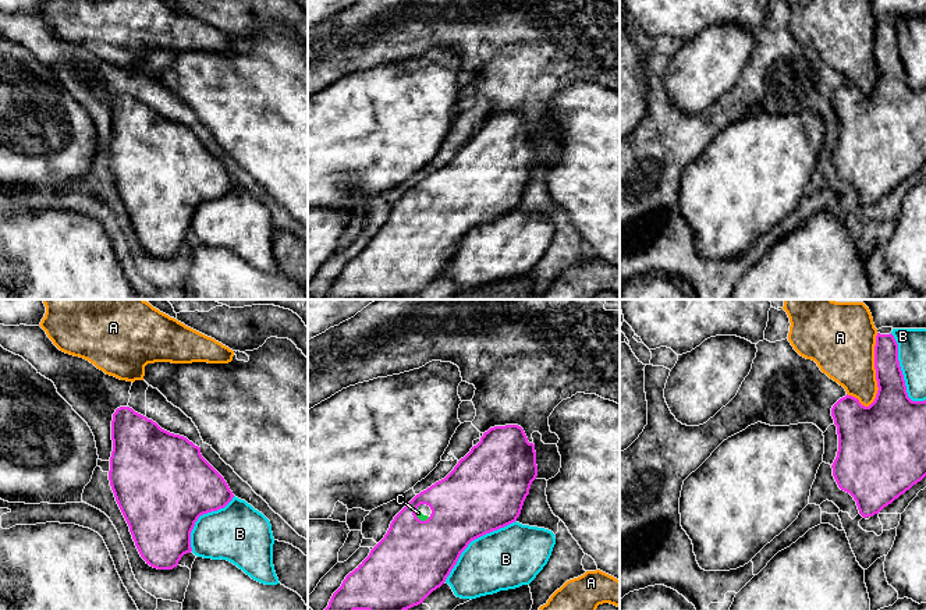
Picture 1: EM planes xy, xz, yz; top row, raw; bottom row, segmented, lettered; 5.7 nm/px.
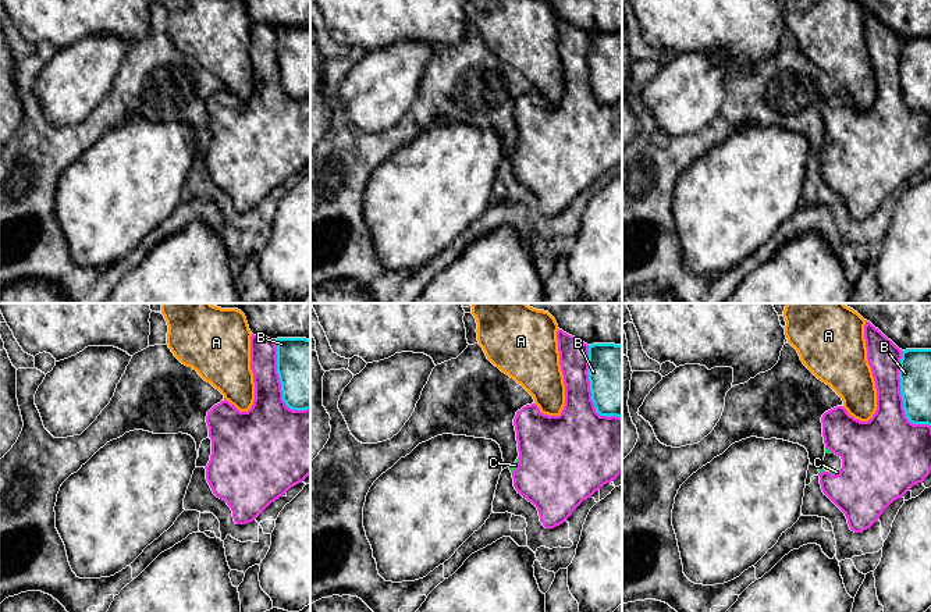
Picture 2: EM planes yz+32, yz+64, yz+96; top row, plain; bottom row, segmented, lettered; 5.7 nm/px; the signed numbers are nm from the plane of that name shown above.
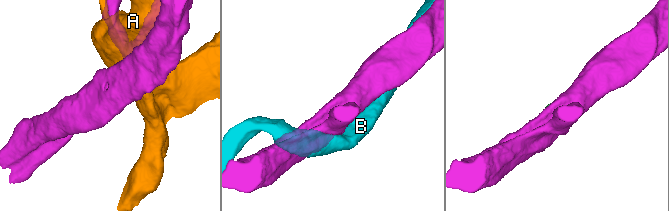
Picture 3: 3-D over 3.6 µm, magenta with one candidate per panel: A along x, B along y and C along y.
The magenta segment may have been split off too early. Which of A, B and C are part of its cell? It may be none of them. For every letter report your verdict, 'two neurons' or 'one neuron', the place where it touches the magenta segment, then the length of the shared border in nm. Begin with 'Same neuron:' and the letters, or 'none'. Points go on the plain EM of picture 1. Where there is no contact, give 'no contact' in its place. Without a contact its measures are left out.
Same neuron: C
A: two neurons; meets magenta in yz at (876, 59); contact 440 nm long
B: two neurons; meets magenta in xz at (474, 227); contact 550 nm long
C: one neuron; meets magenta in xz at (415, 204); contact 100 nm long

